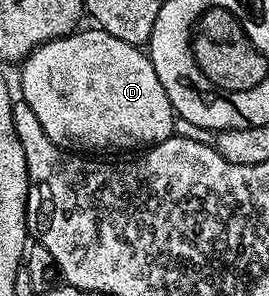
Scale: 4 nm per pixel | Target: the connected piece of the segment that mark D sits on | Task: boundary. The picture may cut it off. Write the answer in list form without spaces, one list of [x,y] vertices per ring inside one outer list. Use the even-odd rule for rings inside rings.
[[[99,26],[91,27],[77,30],[70,36],[60,36],[57,40],[48,40],[45,44],[37,44],[36,49],[29,56],[24,57],[19,65],[19,68],[21,67],[19,95],[26,102],[26,106],[30,106],[30,110],[34,110],[34,118],[38,118],[38,126],[42,126],[42,130],[46,130],[46,138],[50,138],[50,142],[54,142],[60,148],[67,149],[72,146],[68,144],[77,144],[80,148],[89,148],[92,151],[89,153],[92,154],[104,154],[107,148],[147,150],[152,145],[160,144],[163,140],[171,138],[175,129],[172,127],[178,124],[178,120],[172,111],[172,103],[162,86],[162,82],[158,82],[158,74],[154,70],[151,59],[137,45],[122,42],[122,38],[114,38],[114,34],[104,31]]]

